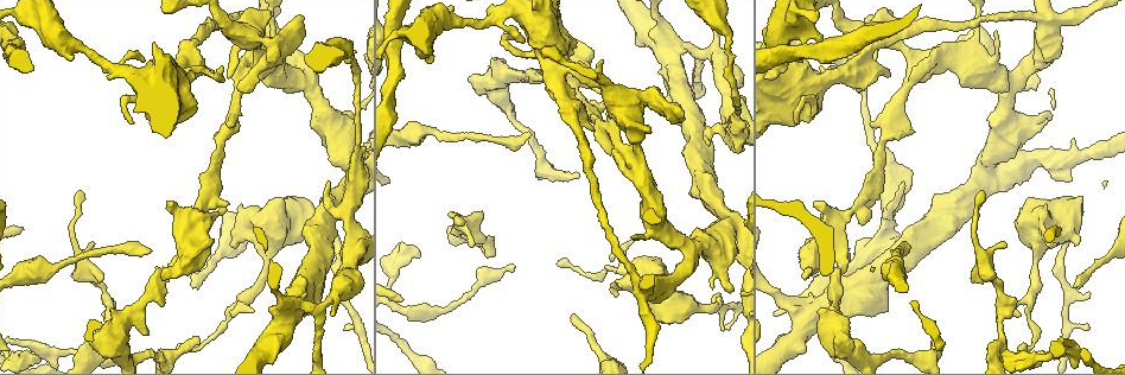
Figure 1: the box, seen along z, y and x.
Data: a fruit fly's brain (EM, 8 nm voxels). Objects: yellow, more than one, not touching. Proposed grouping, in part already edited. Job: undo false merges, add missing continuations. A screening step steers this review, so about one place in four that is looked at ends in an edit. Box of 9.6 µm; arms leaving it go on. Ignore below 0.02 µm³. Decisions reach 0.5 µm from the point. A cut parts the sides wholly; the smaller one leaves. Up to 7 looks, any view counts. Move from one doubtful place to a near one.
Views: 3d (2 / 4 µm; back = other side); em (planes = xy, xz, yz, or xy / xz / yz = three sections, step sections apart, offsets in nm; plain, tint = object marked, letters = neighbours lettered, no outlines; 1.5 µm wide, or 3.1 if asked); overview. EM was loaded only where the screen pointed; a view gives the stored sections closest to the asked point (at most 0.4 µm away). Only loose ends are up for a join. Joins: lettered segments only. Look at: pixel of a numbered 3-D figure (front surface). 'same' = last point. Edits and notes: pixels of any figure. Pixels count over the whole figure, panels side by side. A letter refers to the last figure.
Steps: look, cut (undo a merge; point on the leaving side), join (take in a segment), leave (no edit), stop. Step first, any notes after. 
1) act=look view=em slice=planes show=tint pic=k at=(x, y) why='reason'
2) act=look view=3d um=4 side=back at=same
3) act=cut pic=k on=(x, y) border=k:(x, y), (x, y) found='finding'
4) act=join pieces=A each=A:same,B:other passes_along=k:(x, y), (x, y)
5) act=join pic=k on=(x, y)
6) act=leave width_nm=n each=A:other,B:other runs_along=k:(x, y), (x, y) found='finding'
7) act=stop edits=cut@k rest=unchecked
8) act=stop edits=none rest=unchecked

act=look view=em slice=planes show=letters pic=1 at=(192, 284) why='long arm stops here'

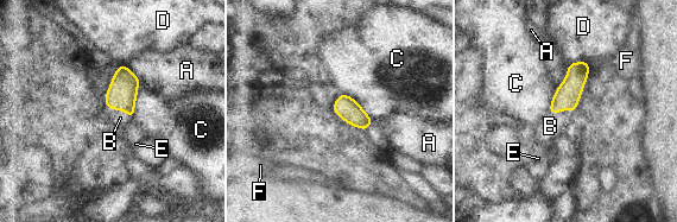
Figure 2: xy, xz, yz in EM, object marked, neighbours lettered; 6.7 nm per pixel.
act=join pieces=B each=A:other,B:same,C:other,D:other,E:other,F:other passes_along=2:(568, 94), (561, 109), (550, 126) found='the cell continues'

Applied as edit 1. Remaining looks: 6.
act=look view=3d um=2 side=back pic=1 at=(172, 205) why='free end'

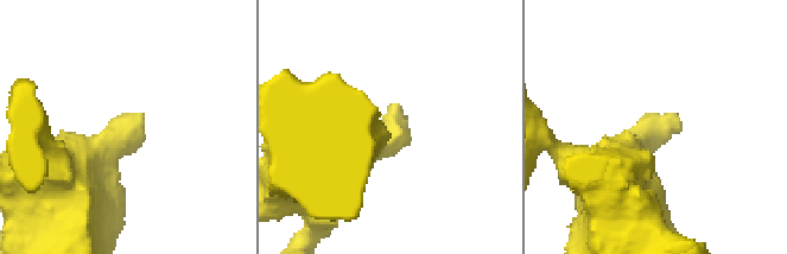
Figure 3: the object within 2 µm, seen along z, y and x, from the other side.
act=look view=em slice=yz step=4 show=letters pic=3 at=(132, 126)

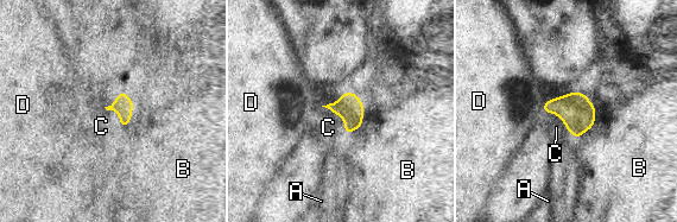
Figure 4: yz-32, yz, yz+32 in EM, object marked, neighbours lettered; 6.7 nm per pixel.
act=look view=em slice=planes show=letters at=same

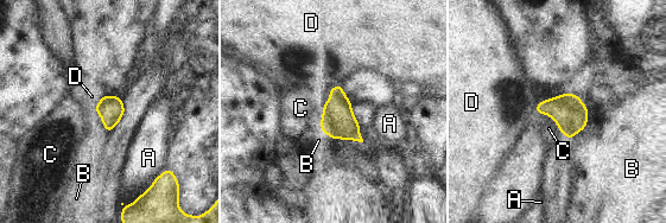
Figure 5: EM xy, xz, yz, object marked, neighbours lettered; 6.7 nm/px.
act=leave width_nm=180 each=A:other,B:other,C:other,D:other border=5:(330, 90), (322, 107), (319, 129) found='none of them fits'

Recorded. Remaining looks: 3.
act=stop edits=join@2 rest=unchecked

